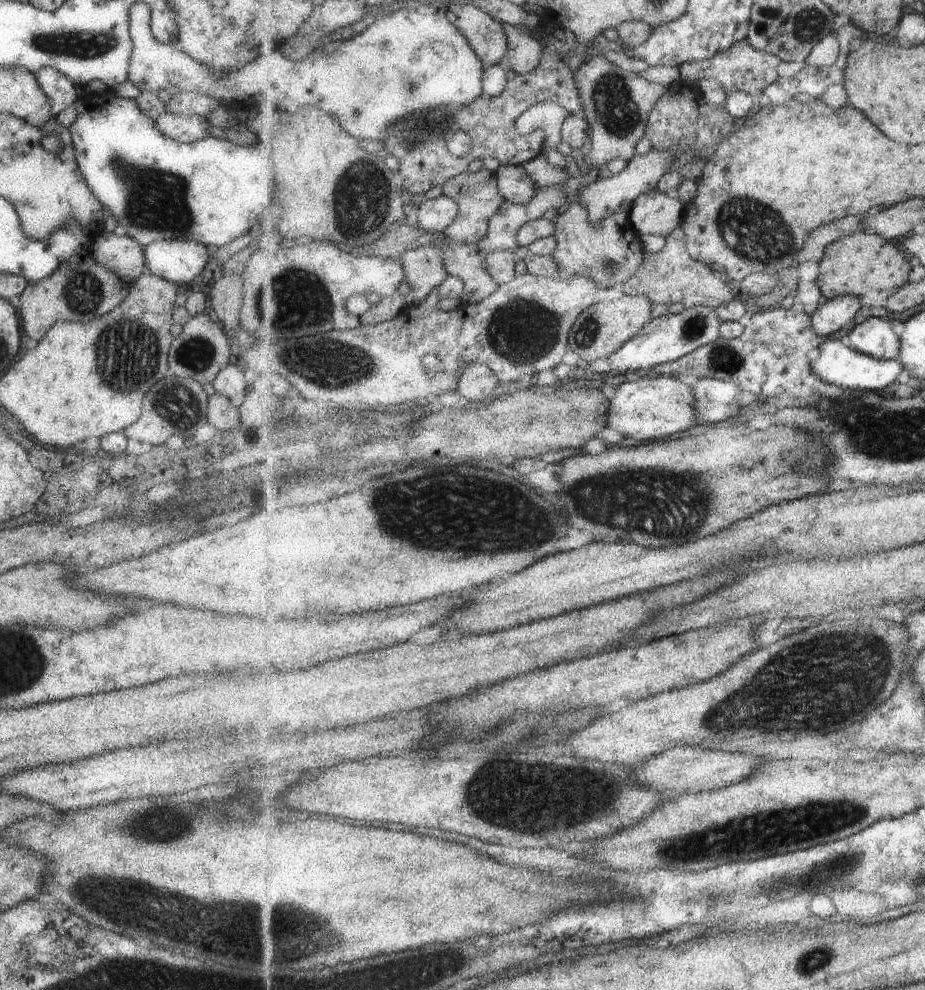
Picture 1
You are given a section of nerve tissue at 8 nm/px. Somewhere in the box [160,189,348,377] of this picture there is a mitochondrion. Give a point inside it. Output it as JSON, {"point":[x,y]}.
{"point":[272,303]}

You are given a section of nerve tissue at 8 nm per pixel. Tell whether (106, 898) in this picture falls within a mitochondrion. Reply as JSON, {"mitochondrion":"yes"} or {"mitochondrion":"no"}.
{"mitochondrion":"yes"}

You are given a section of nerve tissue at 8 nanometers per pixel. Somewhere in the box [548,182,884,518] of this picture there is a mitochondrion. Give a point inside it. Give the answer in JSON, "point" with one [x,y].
{"point":[745,227]}

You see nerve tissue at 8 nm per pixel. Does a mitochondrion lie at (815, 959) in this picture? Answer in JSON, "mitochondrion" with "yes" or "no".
{"mitochondrion":"yes"}

